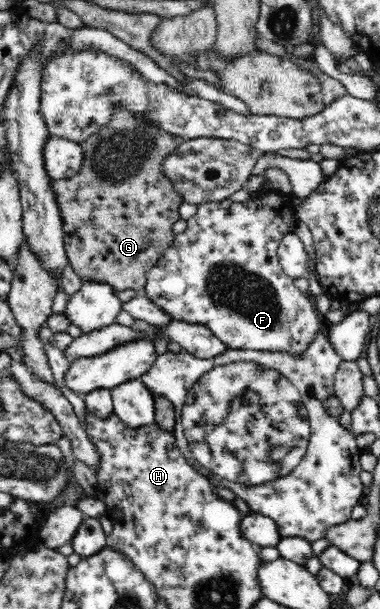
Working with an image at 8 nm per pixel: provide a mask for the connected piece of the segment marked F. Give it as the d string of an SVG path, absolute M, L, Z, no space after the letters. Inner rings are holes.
M273 190L270 191L270 194L265 195L265 197L253 197L245 202L239 202L237 199L229 197L220 202L200 203L195 215L187 220L186 231L173 238L171 246L164 252L157 266L151 268L146 273L146 285L142 294L169 317L172 317L173 320L197 323L208 327L216 338L220 339L227 348L232 348L233 350L269 351L271 353L287 351L297 357L297 355L301 355L301 353L307 351L307 346L313 341L315 334L324 326L325 321L322 315L316 311L309 294L301 293L295 287L295 283L293 283L294 279L288 277L283 271L282 266L278 263L280 242L287 233L293 231L296 221L290 196L276 193Z

